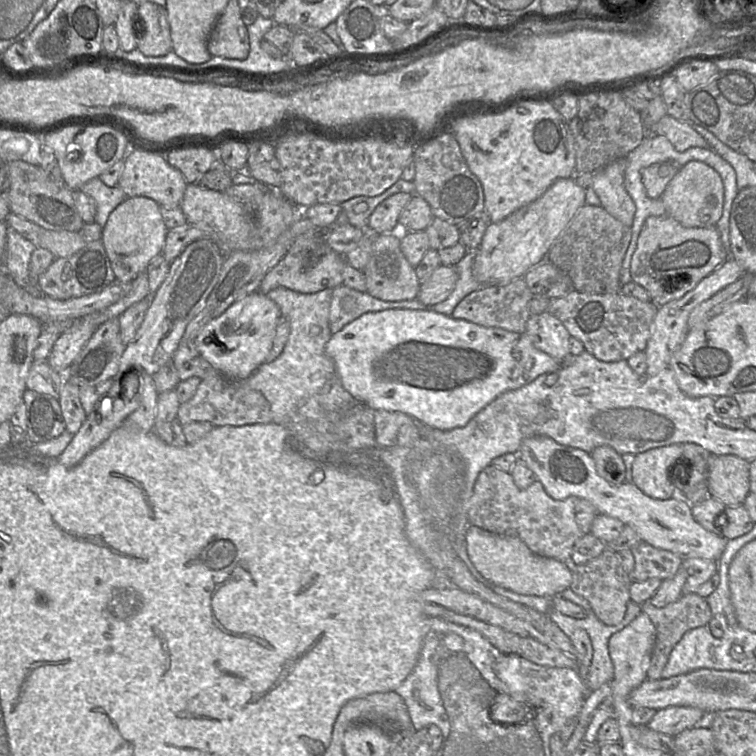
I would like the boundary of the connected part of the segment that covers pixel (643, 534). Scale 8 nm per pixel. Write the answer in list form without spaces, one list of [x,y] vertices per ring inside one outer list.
[[[532,436],[522,440],[518,450],[518,457],[533,471],[545,491],[555,500],[563,500],[569,496],[590,501],[599,514],[605,514],[622,521],[638,534],[643,542],[656,548],[668,550],[681,557],[697,557],[718,561],[725,550],[727,539],[722,535],[710,532],[702,527],[693,517],[692,505],[677,497],[666,500],[652,498],[642,492],[634,483],[625,481],[620,485],[613,485],[601,477],[597,471],[591,454],[574,447],[564,446],[548,436]]]

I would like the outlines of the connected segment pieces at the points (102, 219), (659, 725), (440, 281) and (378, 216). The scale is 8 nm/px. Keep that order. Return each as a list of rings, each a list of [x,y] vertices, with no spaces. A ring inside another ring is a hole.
[[[99,177],[86,182],[80,187],[80,191],[94,199],[96,203],[95,222],[102,228],[106,225],[113,210],[127,199],[127,195],[120,187],[108,187]]]
[[[670,706],[657,710],[647,726],[657,732],[676,736],[679,733],[696,727],[705,712],[692,706]]]
[[[439,266],[432,275],[421,283],[417,300],[425,305],[438,304],[453,292],[458,280],[455,266]]]
[[[396,193],[381,202],[368,219],[371,232],[376,234],[391,232],[412,196],[410,193]]]

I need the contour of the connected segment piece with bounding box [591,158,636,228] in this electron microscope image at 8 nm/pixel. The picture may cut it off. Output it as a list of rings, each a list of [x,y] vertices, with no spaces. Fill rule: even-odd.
[[[626,158],[617,159],[593,173],[592,189],[601,206],[625,226],[632,226],[635,204],[624,187]]]

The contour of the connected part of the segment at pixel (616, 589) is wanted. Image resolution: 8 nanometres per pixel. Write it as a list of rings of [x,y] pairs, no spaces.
[[[605,549],[599,556],[584,564],[577,565],[572,558],[567,558],[564,563],[572,574],[569,588],[590,603],[593,612],[601,622],[609,626],[619,624],[631,600],[630,586],[633,580],[625,572],[618,552]]]

